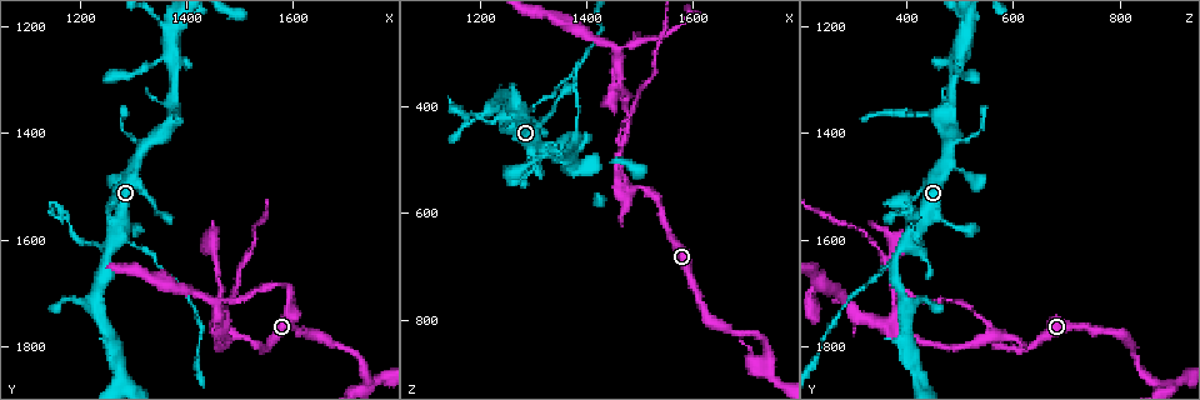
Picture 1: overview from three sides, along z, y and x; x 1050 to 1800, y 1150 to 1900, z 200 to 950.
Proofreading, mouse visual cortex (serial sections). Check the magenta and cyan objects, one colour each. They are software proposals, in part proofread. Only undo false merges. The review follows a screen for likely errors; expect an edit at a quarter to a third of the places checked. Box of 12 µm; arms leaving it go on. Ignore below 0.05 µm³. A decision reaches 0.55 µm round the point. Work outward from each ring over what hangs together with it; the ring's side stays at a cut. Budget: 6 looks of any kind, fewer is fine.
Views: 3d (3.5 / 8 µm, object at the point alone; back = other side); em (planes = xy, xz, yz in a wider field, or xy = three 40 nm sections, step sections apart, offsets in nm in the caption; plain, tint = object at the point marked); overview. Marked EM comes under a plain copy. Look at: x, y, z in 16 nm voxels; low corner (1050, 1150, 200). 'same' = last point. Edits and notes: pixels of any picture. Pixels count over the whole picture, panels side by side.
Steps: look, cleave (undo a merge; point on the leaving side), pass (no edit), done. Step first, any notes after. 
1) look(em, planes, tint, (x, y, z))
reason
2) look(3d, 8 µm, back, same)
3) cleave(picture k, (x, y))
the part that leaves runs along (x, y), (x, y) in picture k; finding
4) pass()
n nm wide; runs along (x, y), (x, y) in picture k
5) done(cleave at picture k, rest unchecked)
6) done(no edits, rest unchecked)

look(3d, 3.5 µm, (1475, 1780, 555))
sharp bend

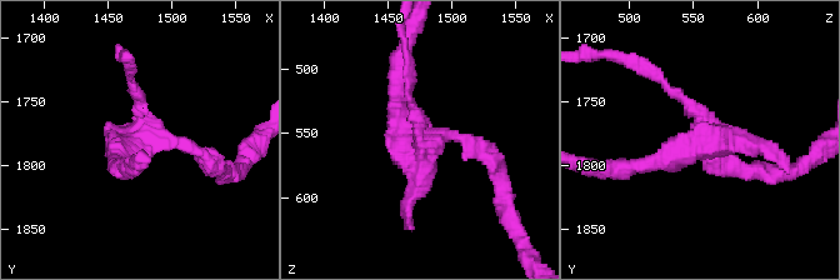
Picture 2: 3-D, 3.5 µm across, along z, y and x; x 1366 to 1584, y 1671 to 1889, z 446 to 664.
look(em, xy, step 5, tint, (1476, 1778, 556))
need the tissue

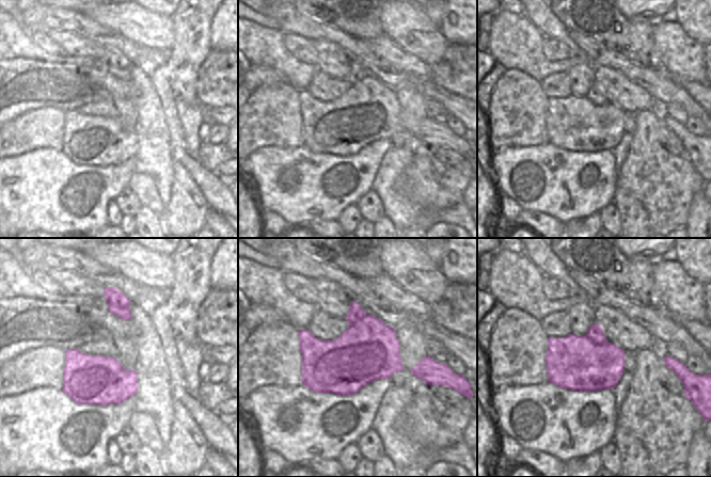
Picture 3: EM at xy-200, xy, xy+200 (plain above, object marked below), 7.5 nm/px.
look(em, xy, step 3, tint, same)

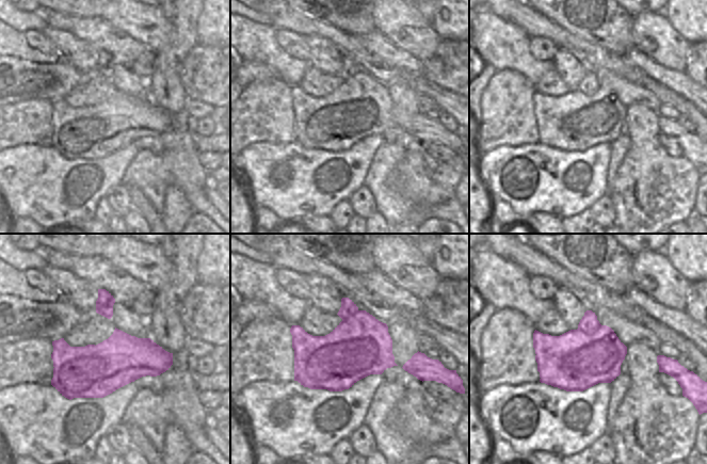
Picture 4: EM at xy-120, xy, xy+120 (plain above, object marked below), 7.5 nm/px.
cleave(picture 2, (780, 155))
the part that leaves runs along (704, 123), (646, 65), (611, 53) in picture 2; two cells meet here

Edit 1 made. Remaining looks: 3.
look(overview)
redraw

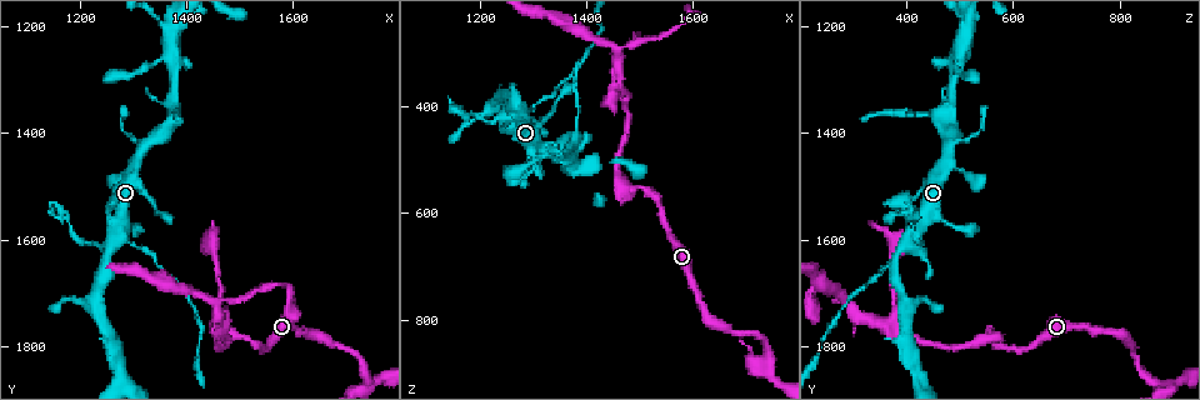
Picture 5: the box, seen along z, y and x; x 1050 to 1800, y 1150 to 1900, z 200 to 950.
look(3d, 3.5 µm, (1460, 1720, 290))
narrows sharply

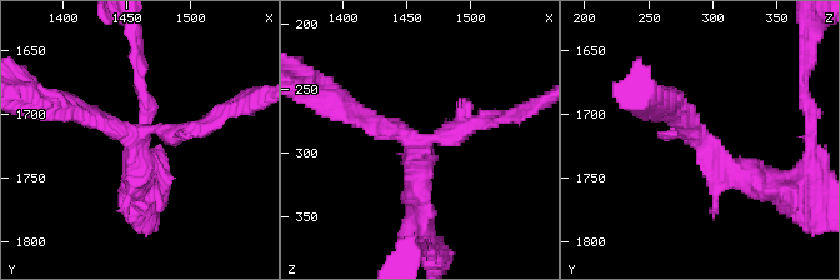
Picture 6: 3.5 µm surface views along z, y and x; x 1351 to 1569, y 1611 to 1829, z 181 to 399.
look(em, xy, step 5, tint, (1456, 1720, 294))

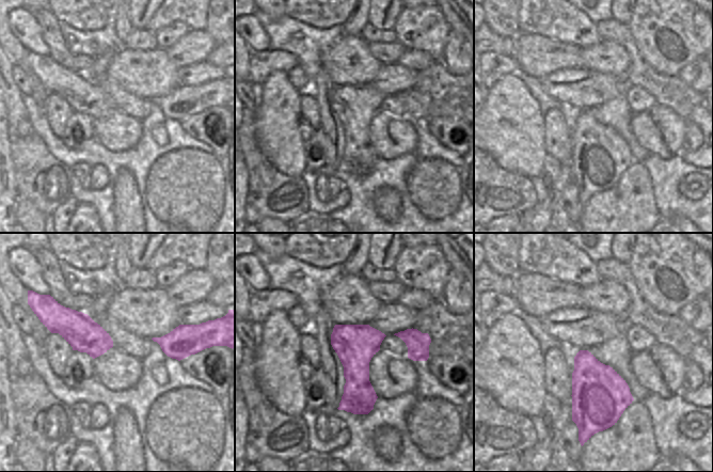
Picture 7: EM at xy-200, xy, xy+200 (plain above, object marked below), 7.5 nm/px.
pass()
runs along (765, 188), (724, 169), (669, 110) in picture 6; all the same cell

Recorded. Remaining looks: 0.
done(cleave at picture 2, rest unchecked)

